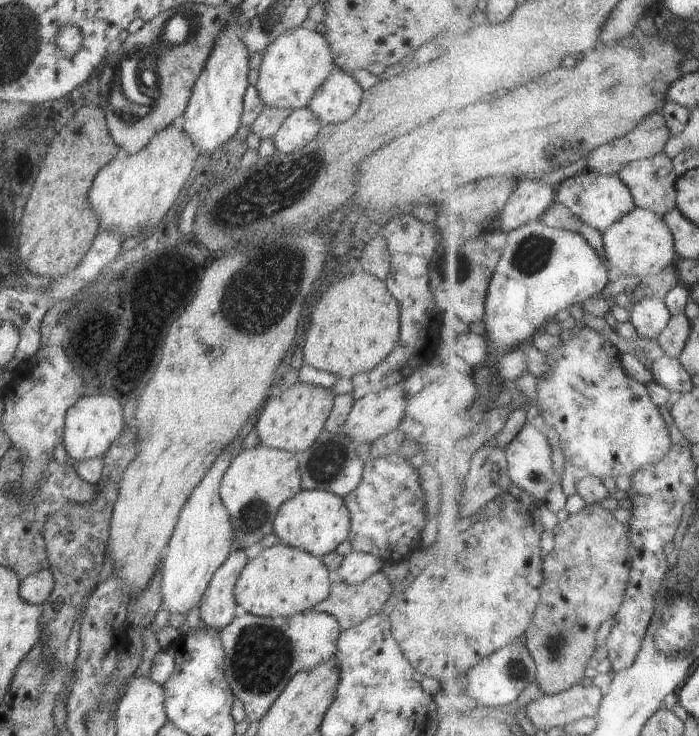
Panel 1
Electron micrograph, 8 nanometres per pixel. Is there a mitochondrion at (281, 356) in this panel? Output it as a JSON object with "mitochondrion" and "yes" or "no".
{"mitochondrion":"no"}

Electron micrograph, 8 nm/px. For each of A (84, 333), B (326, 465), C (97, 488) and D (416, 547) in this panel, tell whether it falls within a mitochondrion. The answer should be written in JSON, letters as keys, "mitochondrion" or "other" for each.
{"A":"other","B":"mitochondrion","C":"other","D":"other"}

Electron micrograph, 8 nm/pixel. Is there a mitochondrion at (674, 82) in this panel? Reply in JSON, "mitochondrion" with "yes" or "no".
{"mitochondrion":"no"}

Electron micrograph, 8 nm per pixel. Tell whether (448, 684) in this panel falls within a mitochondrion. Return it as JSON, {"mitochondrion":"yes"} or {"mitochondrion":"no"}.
{"mitochondrion":"no"}

